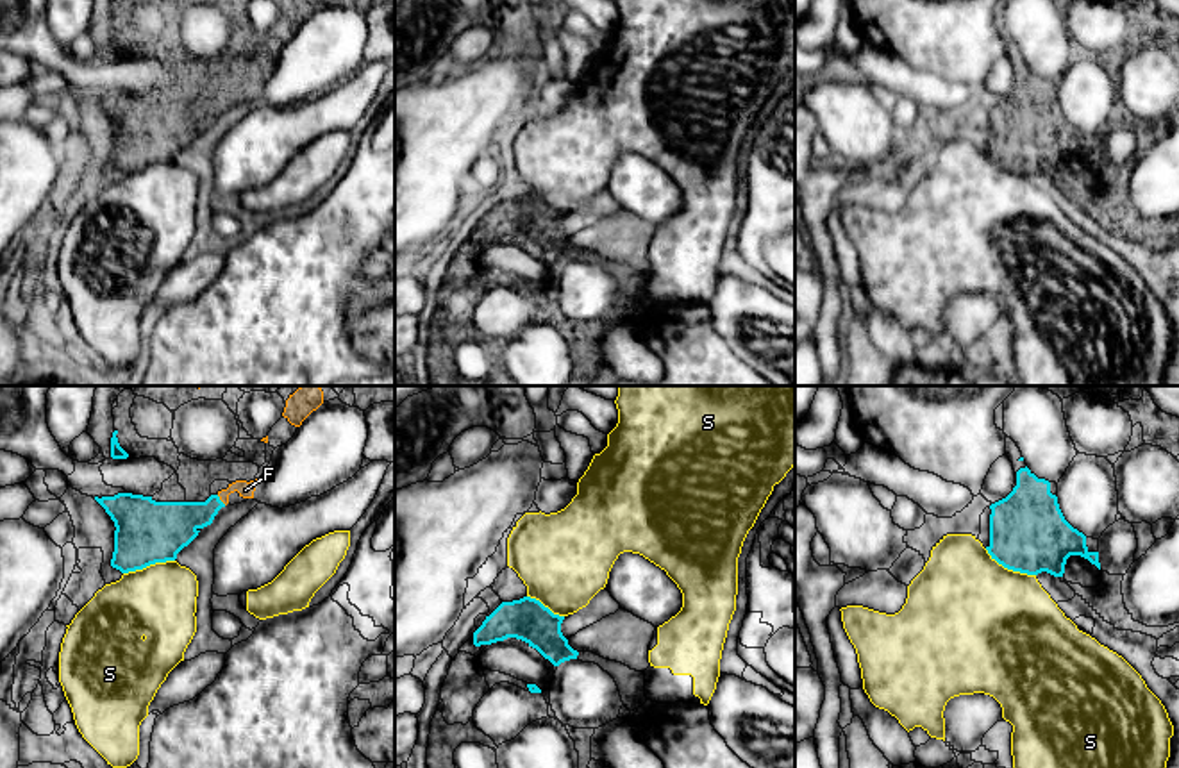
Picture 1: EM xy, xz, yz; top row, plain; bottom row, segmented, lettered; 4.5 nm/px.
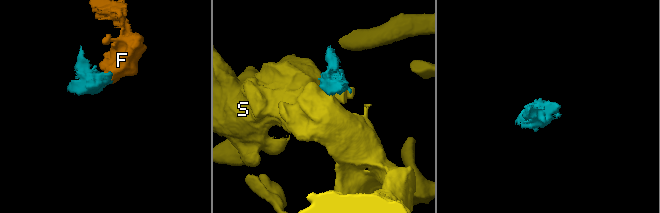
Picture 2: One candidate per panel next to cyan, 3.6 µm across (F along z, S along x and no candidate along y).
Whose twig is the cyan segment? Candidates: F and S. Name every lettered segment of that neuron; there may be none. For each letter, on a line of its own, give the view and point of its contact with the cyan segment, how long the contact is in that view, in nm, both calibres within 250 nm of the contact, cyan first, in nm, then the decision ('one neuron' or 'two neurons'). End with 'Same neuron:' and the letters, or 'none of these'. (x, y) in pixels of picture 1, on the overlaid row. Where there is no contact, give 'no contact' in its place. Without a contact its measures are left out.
F: xy (220, 500) | 60 nm | 220/70 nm | one neuron
S: yz (1010, 568) | 260 nm | 360/500 nm | two neurons
Same neuron: F

